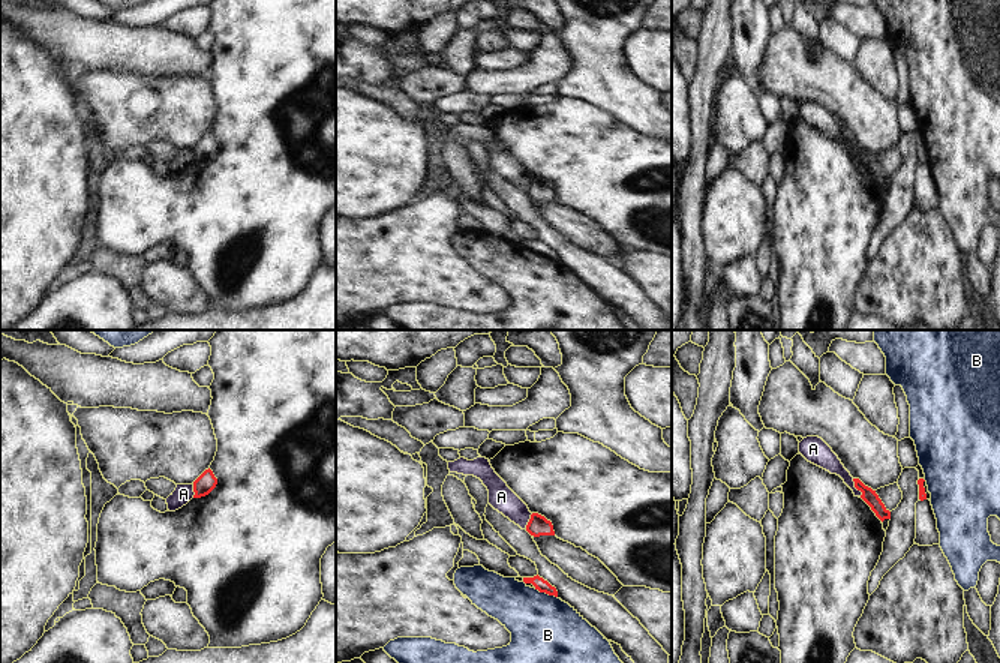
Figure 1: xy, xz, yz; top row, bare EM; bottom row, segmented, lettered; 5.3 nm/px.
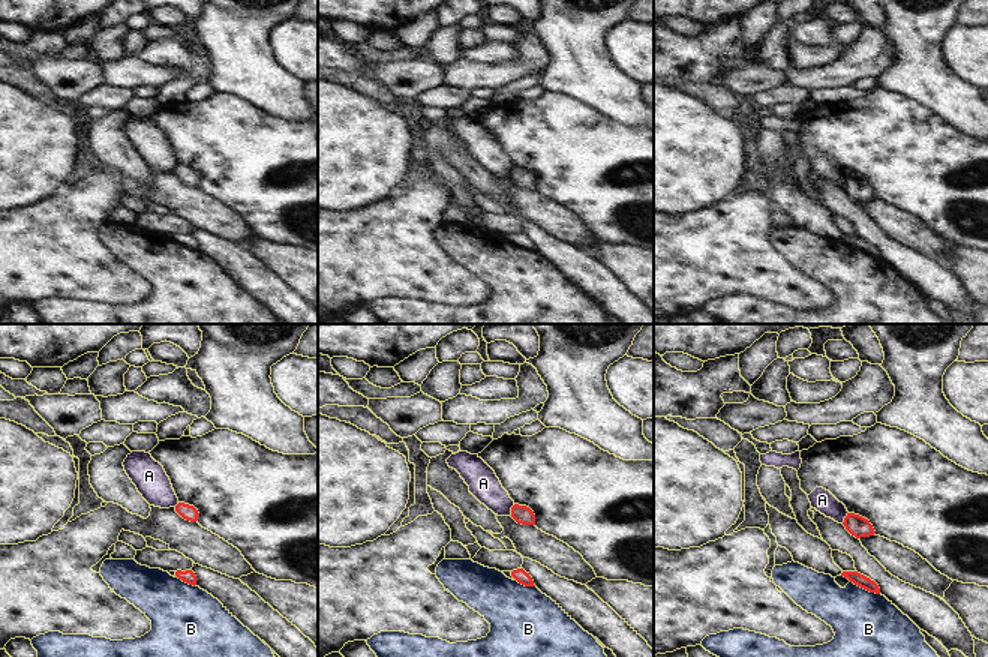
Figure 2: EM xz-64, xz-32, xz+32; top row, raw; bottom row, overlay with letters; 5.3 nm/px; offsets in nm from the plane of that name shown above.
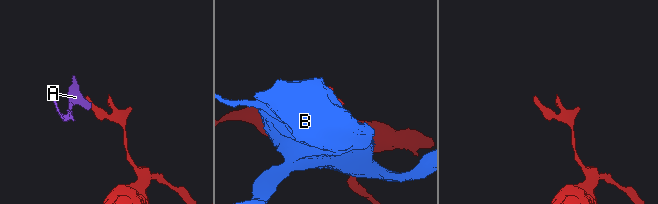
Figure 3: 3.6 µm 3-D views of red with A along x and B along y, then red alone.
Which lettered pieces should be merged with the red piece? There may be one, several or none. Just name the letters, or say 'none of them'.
none of them.

